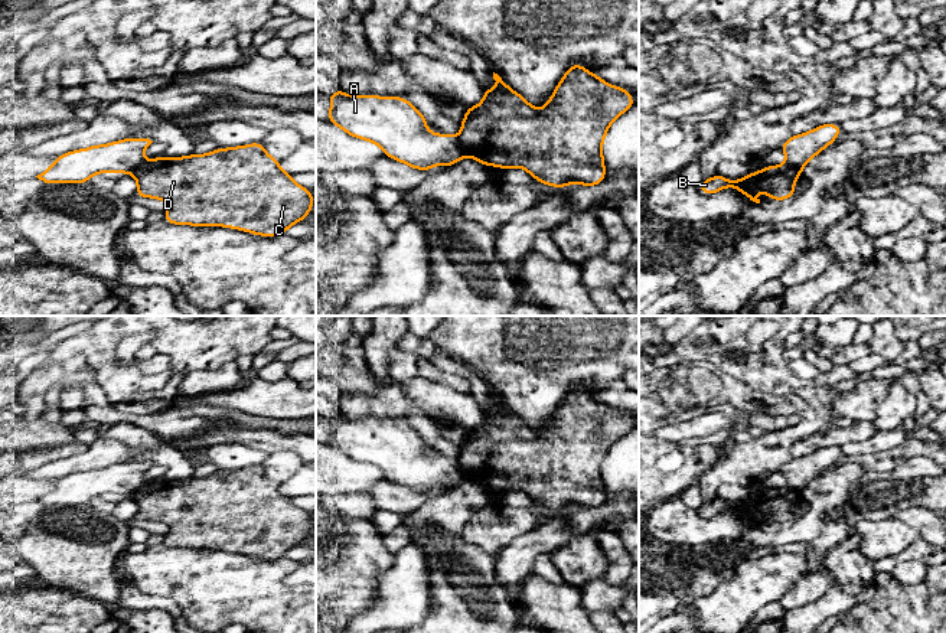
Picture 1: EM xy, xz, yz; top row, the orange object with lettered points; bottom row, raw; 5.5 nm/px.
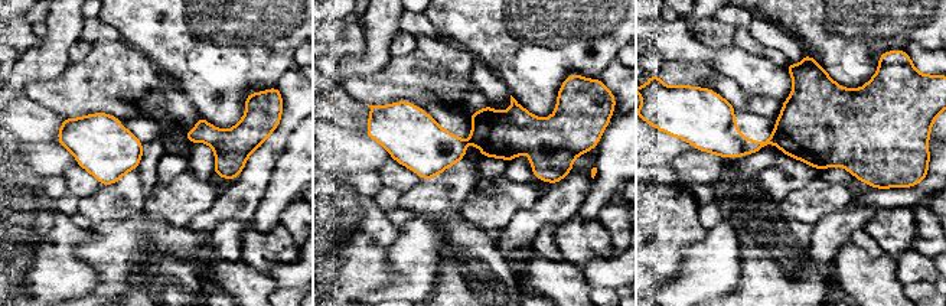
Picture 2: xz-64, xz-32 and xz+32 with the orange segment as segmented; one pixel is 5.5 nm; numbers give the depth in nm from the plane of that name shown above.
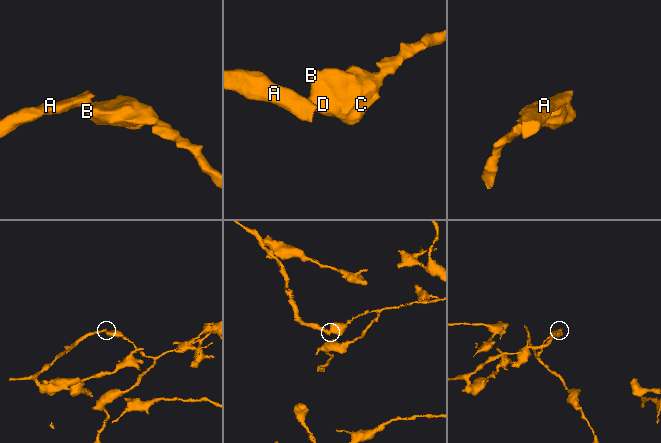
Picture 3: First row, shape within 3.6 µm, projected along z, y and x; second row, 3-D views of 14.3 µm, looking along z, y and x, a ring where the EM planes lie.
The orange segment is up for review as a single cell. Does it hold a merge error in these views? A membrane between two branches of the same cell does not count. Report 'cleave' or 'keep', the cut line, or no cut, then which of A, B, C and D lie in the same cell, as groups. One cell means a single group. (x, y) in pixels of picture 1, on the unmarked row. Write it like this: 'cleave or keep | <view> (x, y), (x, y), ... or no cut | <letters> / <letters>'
cleave | xz (457, 460), (467, 477) | A / B C D

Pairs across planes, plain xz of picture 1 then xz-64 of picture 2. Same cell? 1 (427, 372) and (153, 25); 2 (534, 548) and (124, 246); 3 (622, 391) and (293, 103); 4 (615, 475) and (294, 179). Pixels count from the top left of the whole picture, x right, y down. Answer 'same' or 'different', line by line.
1: different
2: different
3: same
4: same

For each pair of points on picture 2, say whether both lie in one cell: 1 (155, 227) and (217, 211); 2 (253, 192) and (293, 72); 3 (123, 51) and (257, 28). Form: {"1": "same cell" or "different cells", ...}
{"1": "different cells", "2": "same cell", "3": "different cells"}

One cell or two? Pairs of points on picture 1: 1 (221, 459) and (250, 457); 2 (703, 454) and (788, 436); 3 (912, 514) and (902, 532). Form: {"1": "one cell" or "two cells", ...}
{"1": "one cell", "2": "two cells", "3": "two cells"}

